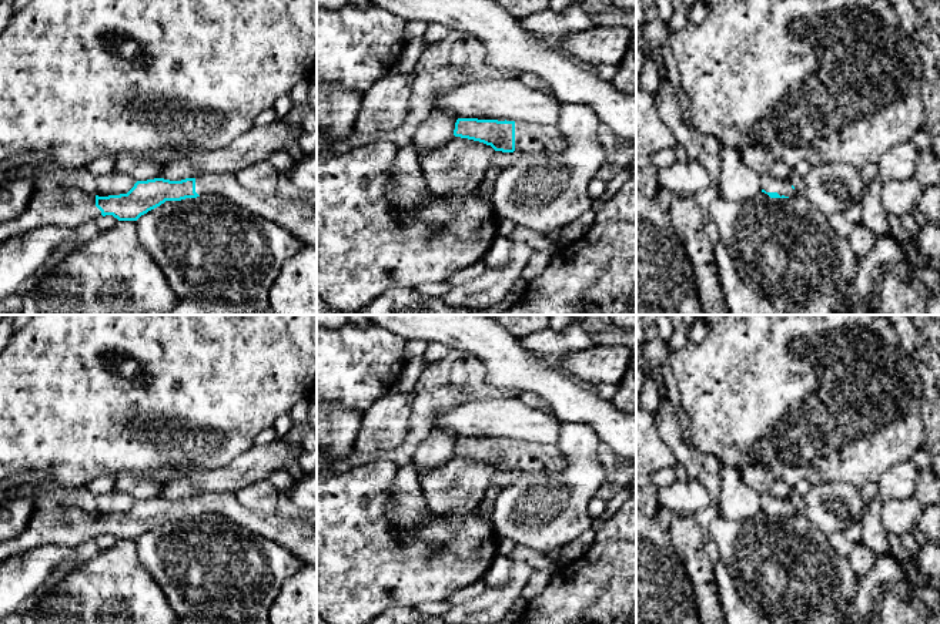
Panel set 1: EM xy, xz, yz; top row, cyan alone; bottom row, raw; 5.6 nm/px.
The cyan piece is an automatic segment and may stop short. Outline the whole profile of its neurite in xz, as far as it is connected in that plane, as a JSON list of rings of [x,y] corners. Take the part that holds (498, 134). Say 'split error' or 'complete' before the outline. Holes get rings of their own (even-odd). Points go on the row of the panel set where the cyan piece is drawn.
split error; [[[458,118],[454,135],[484,142],[502,152],[556,155],[566,148],[566,140],[556,125],[525,121]]]

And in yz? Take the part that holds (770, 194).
split error; [[[769,175],[762,177],[762,192],[770,198],[789,198],[796,195],[796,189],[789,180],[779,180]]]

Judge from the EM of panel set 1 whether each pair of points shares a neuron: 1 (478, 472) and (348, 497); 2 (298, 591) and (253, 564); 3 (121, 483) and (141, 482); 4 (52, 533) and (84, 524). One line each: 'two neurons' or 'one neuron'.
1: two neurons
2: two neurons
3: one neuron
4: one neuron

